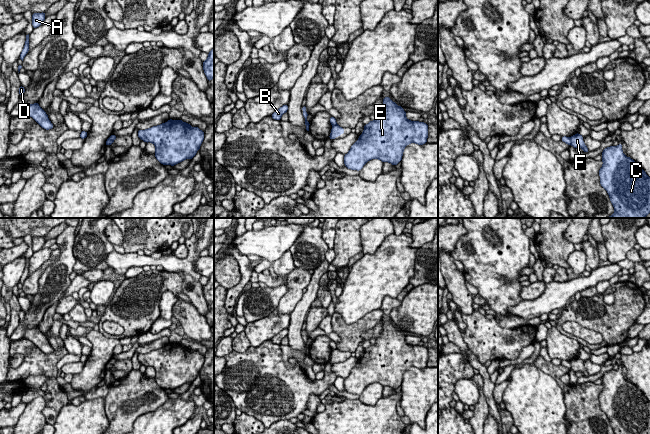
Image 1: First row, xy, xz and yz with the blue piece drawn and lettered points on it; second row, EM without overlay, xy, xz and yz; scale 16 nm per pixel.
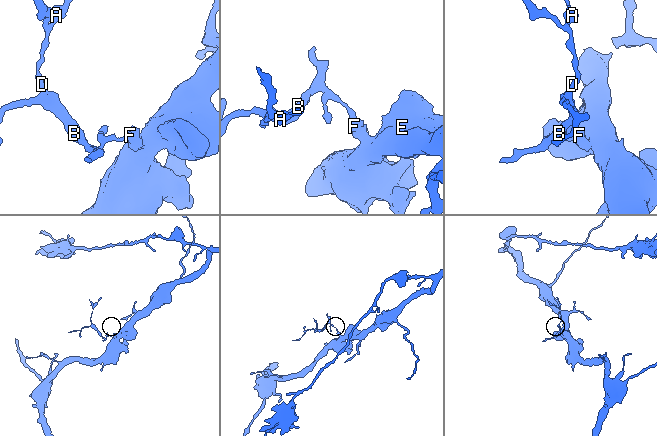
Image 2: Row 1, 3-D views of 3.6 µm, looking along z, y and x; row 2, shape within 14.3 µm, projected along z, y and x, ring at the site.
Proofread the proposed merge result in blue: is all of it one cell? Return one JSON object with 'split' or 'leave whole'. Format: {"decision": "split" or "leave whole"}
{"decision": "split"}

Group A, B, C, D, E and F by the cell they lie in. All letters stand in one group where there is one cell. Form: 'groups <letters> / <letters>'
groups A B D / C E F

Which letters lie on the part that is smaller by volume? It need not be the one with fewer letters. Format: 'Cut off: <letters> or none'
Cut off: A, B, D

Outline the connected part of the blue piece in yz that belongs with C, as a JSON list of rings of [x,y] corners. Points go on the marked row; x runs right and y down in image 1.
[[[621,143],[605,148],[601,160],[600,184],[607,191],[615,210],[608,218],[645,218],[650,213],[650,177],[637,162],[624,155]]]

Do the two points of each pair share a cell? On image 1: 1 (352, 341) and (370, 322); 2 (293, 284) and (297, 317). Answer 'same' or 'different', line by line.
1: same
2: different

